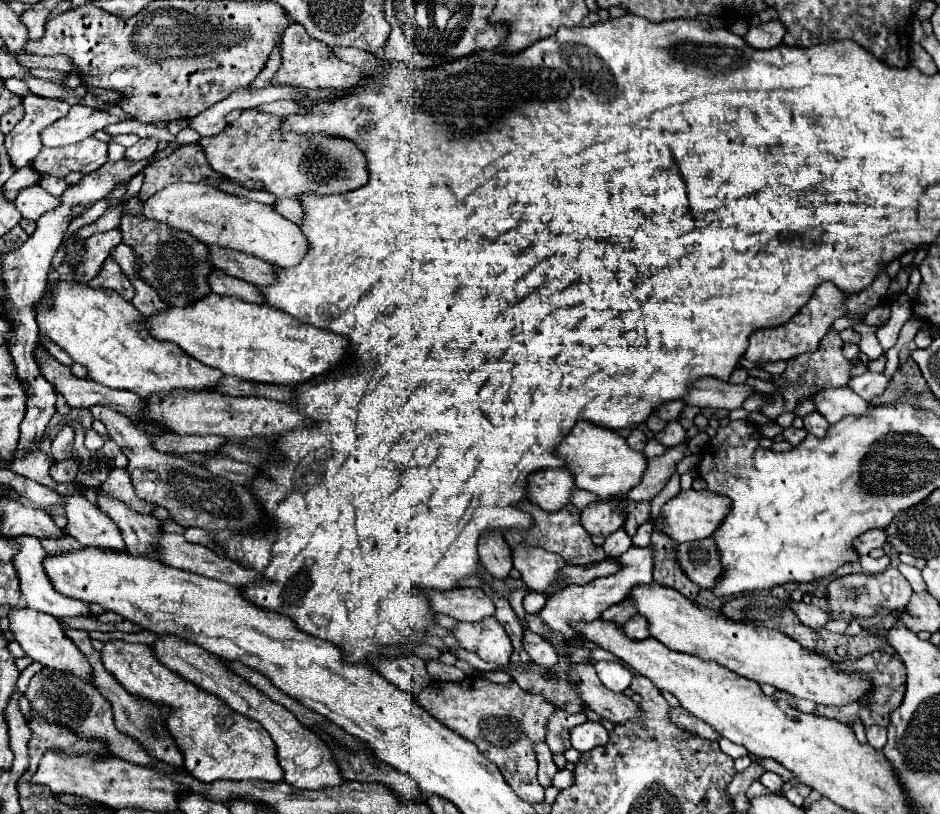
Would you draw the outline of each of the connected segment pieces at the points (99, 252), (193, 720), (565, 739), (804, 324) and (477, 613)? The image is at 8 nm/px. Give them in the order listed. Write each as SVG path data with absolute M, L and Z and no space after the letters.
M118 228L110 230L110 232L94 234L86 240L84 260L82 260L80 268L74 272L74 278L78 280L78 284L88 284L98 274L104 260L110 256L110 250L114 246L118 246L120 240L122 240L122 234Z
M112 640L104 644L100 656L104 668L134 698L144 698L148 702L170 708L170 718L166 720L166 726L184 756L184 768L200 782L214 782L214 780L278 782L284 778L284 772L278 764L276 746L270 734L256 720L242 716L240 712L228 708L220 698L204 692L196 684L184 680L180 674L168 670L164 664L156 660L150 646Z
M556 708L552 714L552 720L548 720L546 744L550 746L550 750L556 754L562 754L566 748L570 748L570 728L574 728L576 724L582 724L584 720L586 720L584 714L570 714Z
M832 282L820 284L816 288L816 292L812 294L810 302L788 324L778 326L778 328L764 328L764 330L752 332L744 358L750 362L780 362L780 360L796 358L804 352L814 352L818 348L818 342L822 340L822 336L830 330L832 322L836 318L848 316L846 298L848 296L842 290L838 290L836 286L832 286Z
M452 588L452 590L428 590L430 608L436 614L452 616L460 622L476 622L494 614L492 600L480 588Z

